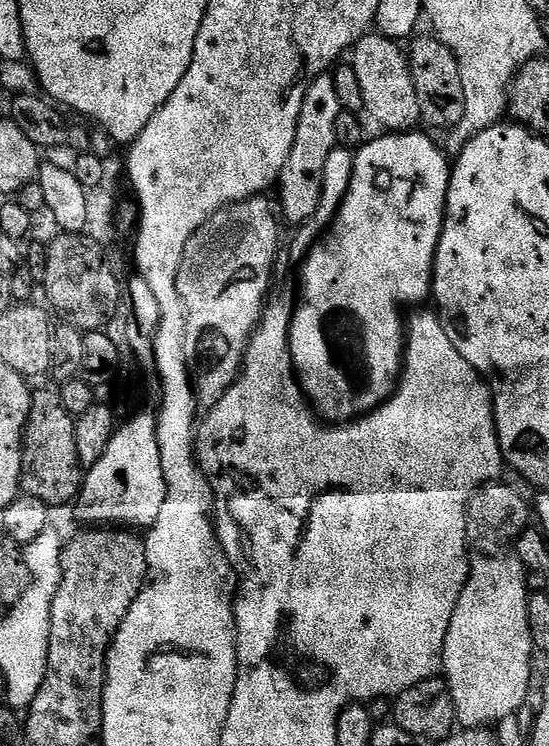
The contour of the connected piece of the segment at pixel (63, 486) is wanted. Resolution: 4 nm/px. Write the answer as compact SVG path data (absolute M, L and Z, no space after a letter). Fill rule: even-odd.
M48 388L32 392L28 425L24 427L24 453L20 486L25 497L51 505L72 504L82 487L82 469L74 446L76 422L62 406L59 391Z

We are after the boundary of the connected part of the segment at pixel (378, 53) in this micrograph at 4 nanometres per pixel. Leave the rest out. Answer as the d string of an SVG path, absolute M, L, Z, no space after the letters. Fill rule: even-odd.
M365 34L350 49L350 65L361 87L363 107L378 118L385 130L399 134L421 123L418 94L412 81L412 66L399 43L379 34Z

